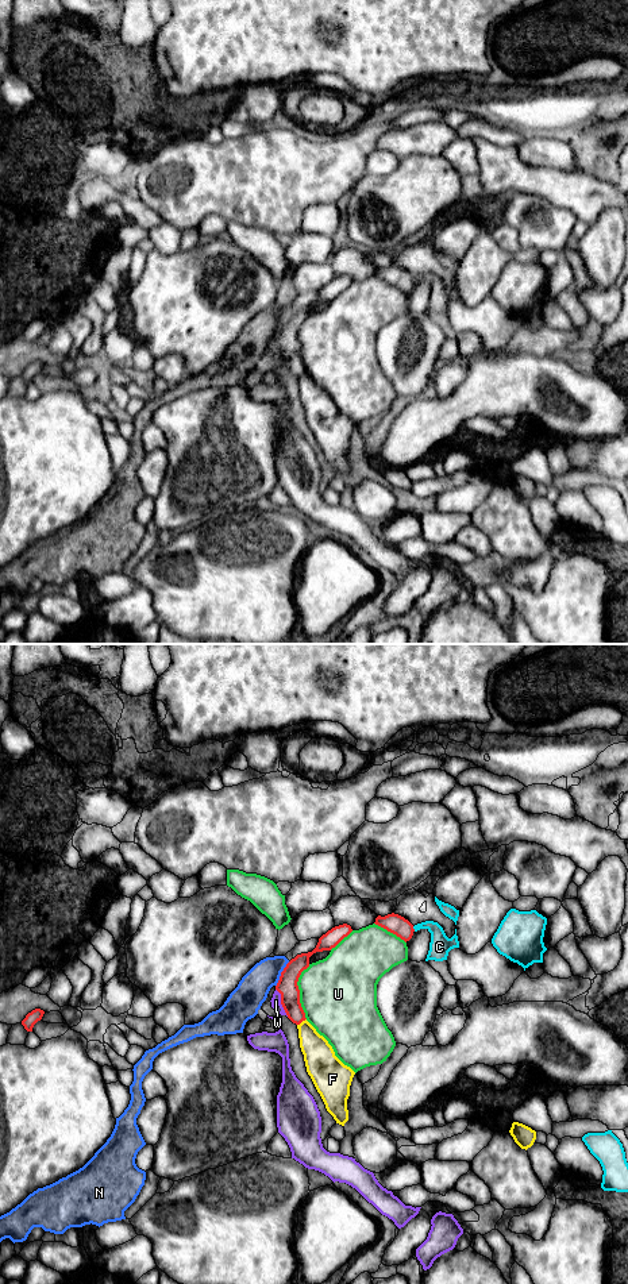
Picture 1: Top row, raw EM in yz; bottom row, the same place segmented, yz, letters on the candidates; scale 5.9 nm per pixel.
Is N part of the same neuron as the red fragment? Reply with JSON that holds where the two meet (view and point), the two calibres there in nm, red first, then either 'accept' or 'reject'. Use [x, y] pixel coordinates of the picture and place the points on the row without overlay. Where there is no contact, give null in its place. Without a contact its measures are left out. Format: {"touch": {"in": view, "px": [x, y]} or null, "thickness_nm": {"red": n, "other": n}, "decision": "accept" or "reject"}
{"touch": {"in": "yz", "px": [281, 326]}, "thickness_nm": {"red": 120, "other": 190}, "decision": "reject"}

